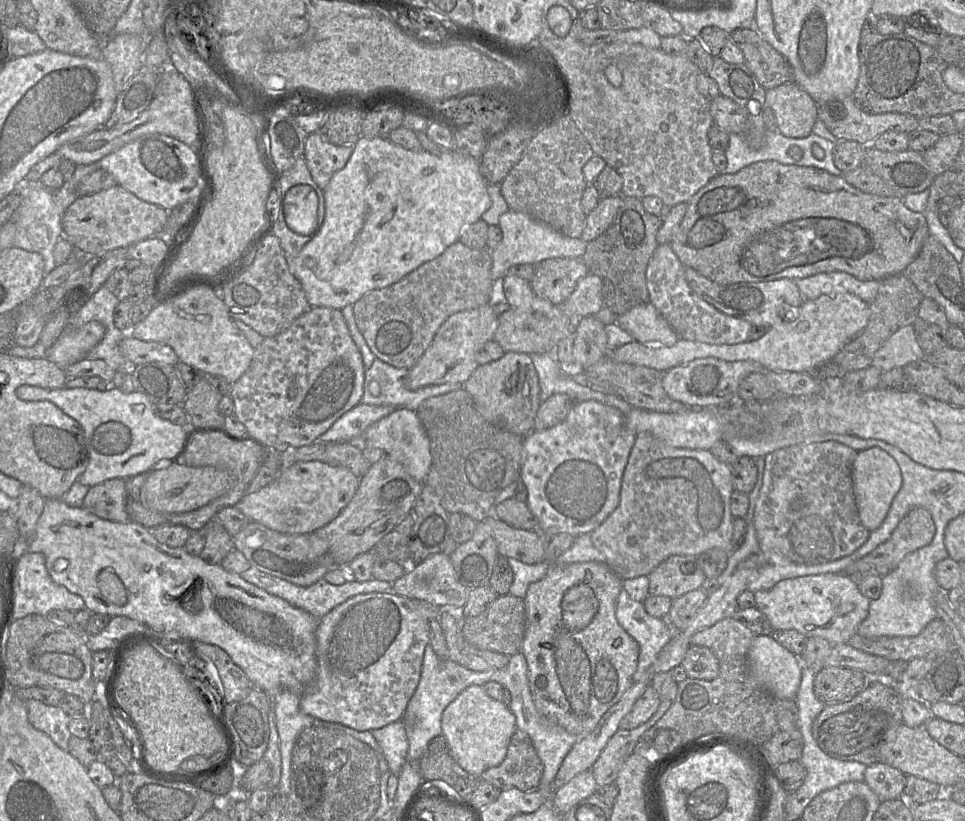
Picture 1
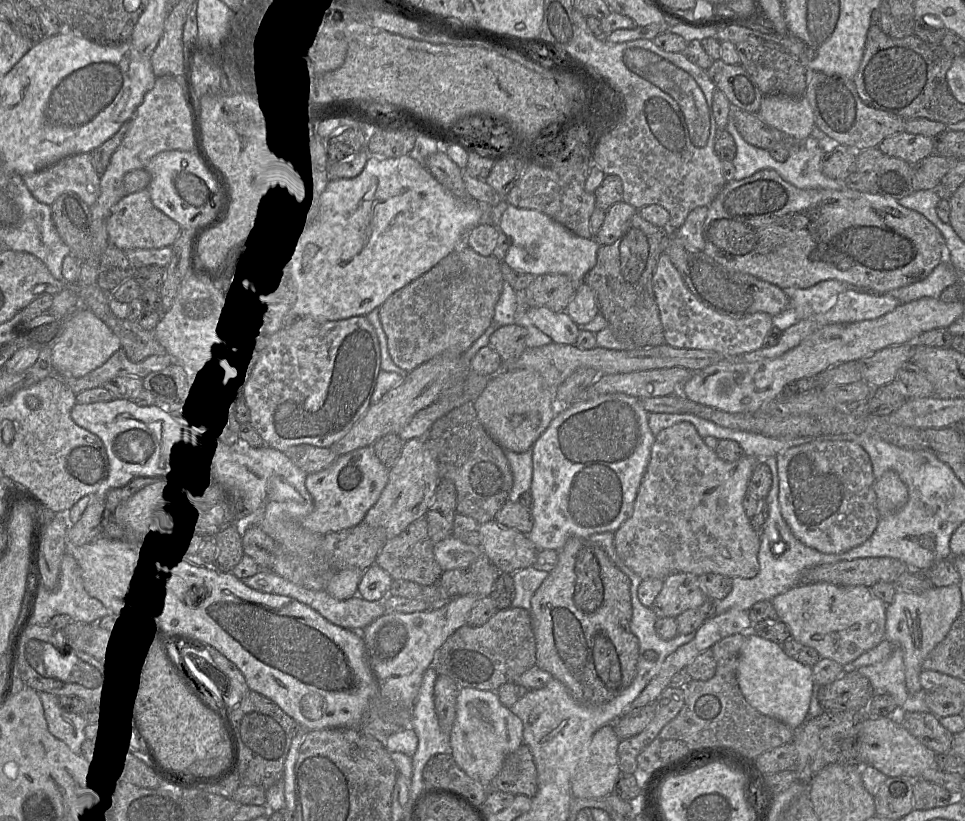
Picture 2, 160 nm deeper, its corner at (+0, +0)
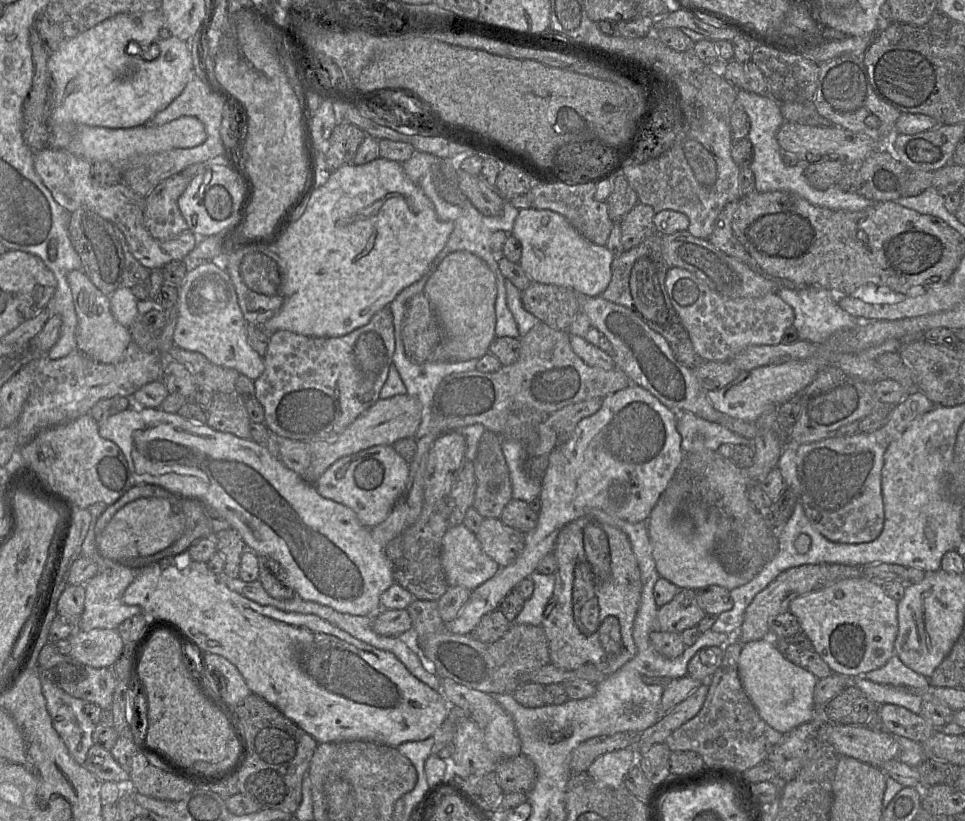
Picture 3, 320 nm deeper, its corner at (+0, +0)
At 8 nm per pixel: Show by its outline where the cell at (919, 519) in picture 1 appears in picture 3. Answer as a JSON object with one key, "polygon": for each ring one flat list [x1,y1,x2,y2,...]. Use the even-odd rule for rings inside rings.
{"polygon":[[810,564,790,568,780,574,764,590,759,592,746,610,741,626,739,642,744,645,748,642,769,639,771,637,768,621,771,617,790,610,793,599,820,590,837,581,863,577,863,567,844,564]]}

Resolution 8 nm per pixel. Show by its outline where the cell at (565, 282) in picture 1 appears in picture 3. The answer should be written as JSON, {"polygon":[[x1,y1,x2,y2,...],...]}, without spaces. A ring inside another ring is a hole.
{"polygon":[[532,281,520,292,525,310,558,330,567,330,580,311,578,293,570,288]]}

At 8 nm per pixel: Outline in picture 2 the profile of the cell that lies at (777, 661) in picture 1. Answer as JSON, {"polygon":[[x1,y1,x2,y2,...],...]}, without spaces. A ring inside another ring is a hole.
{"polygon":[[756,634,749,635,738,657,736,677,747,702,761,714,793,730,807,721,814,685,812,667,787,656,780,644]]}

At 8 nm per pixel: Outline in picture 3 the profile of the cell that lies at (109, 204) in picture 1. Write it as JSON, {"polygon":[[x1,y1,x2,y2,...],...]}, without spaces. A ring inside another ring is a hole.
{"polygon":[[173,175,144,198,144,222,154,238,169,240,189,230,178,207,178,199,188,183,188,177]]}

